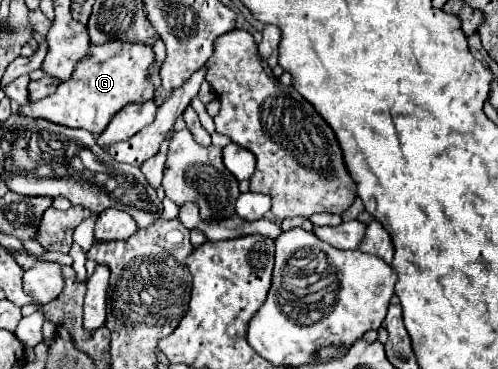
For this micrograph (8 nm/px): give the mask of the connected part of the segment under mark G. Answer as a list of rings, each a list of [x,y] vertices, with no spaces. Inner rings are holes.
[[[108,41],[104,45],[92,45],[90,55],[84,57],[72,77],[64,81],[54,95],[44,97],[32,105],[20,107],[22,115],[42,117],[68,127],[82,127],[90,133],[102,133],[112,117],[132,101],[154,99],[156,87],[148,79],[148,69],[156,63],[154,49],[140,43]]]

